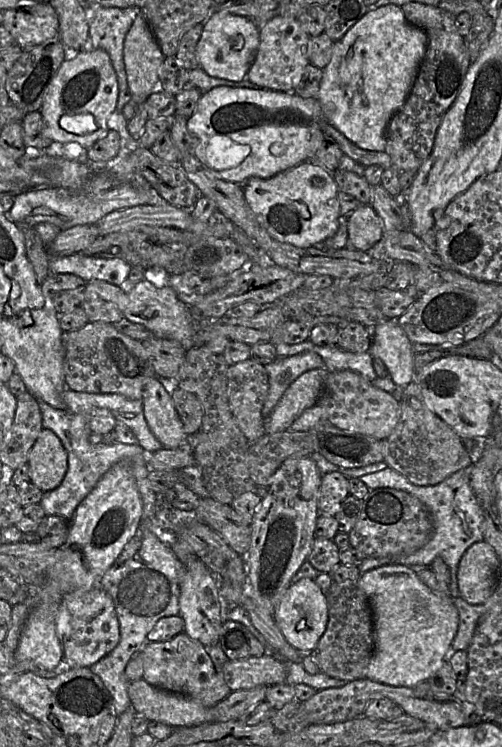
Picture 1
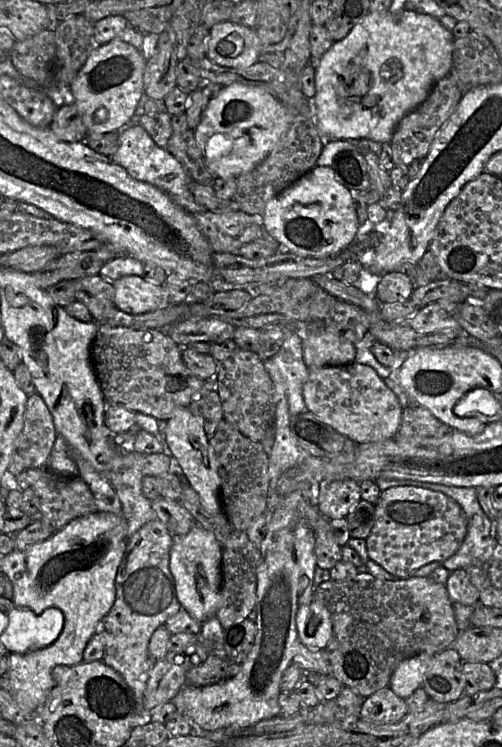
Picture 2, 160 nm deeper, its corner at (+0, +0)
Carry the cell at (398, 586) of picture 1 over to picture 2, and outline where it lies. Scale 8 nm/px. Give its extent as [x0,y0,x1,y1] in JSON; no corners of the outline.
[389,653,434,699]

